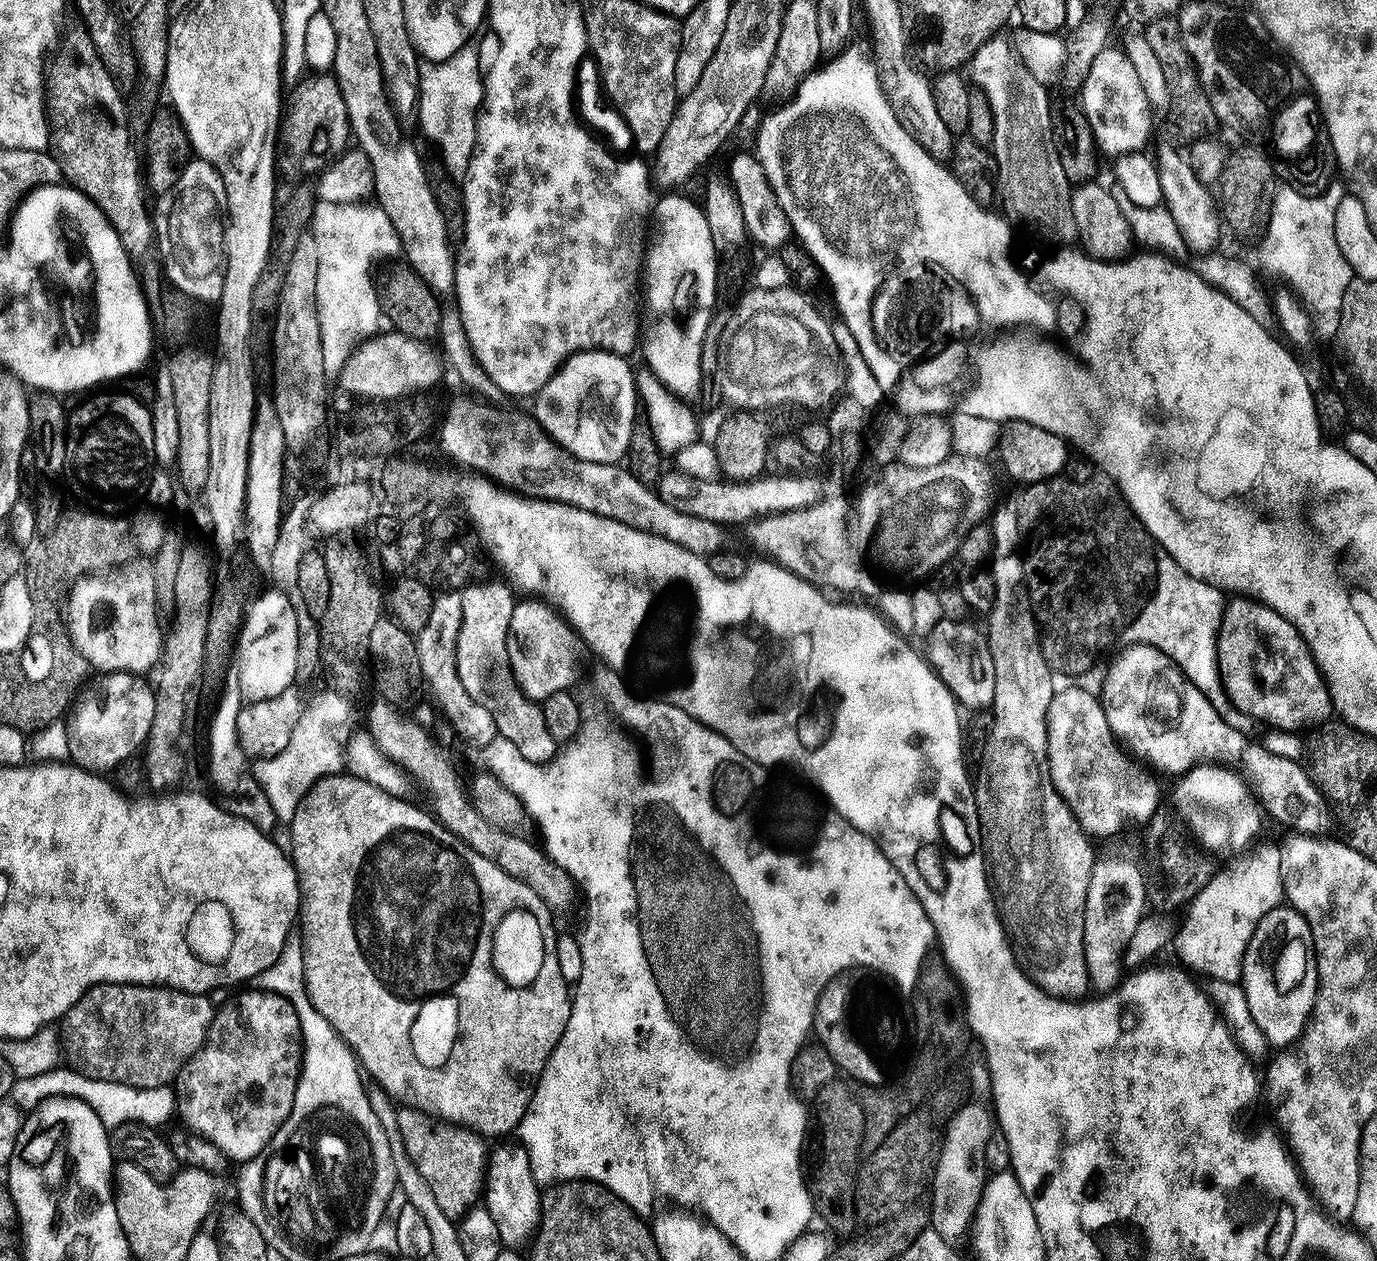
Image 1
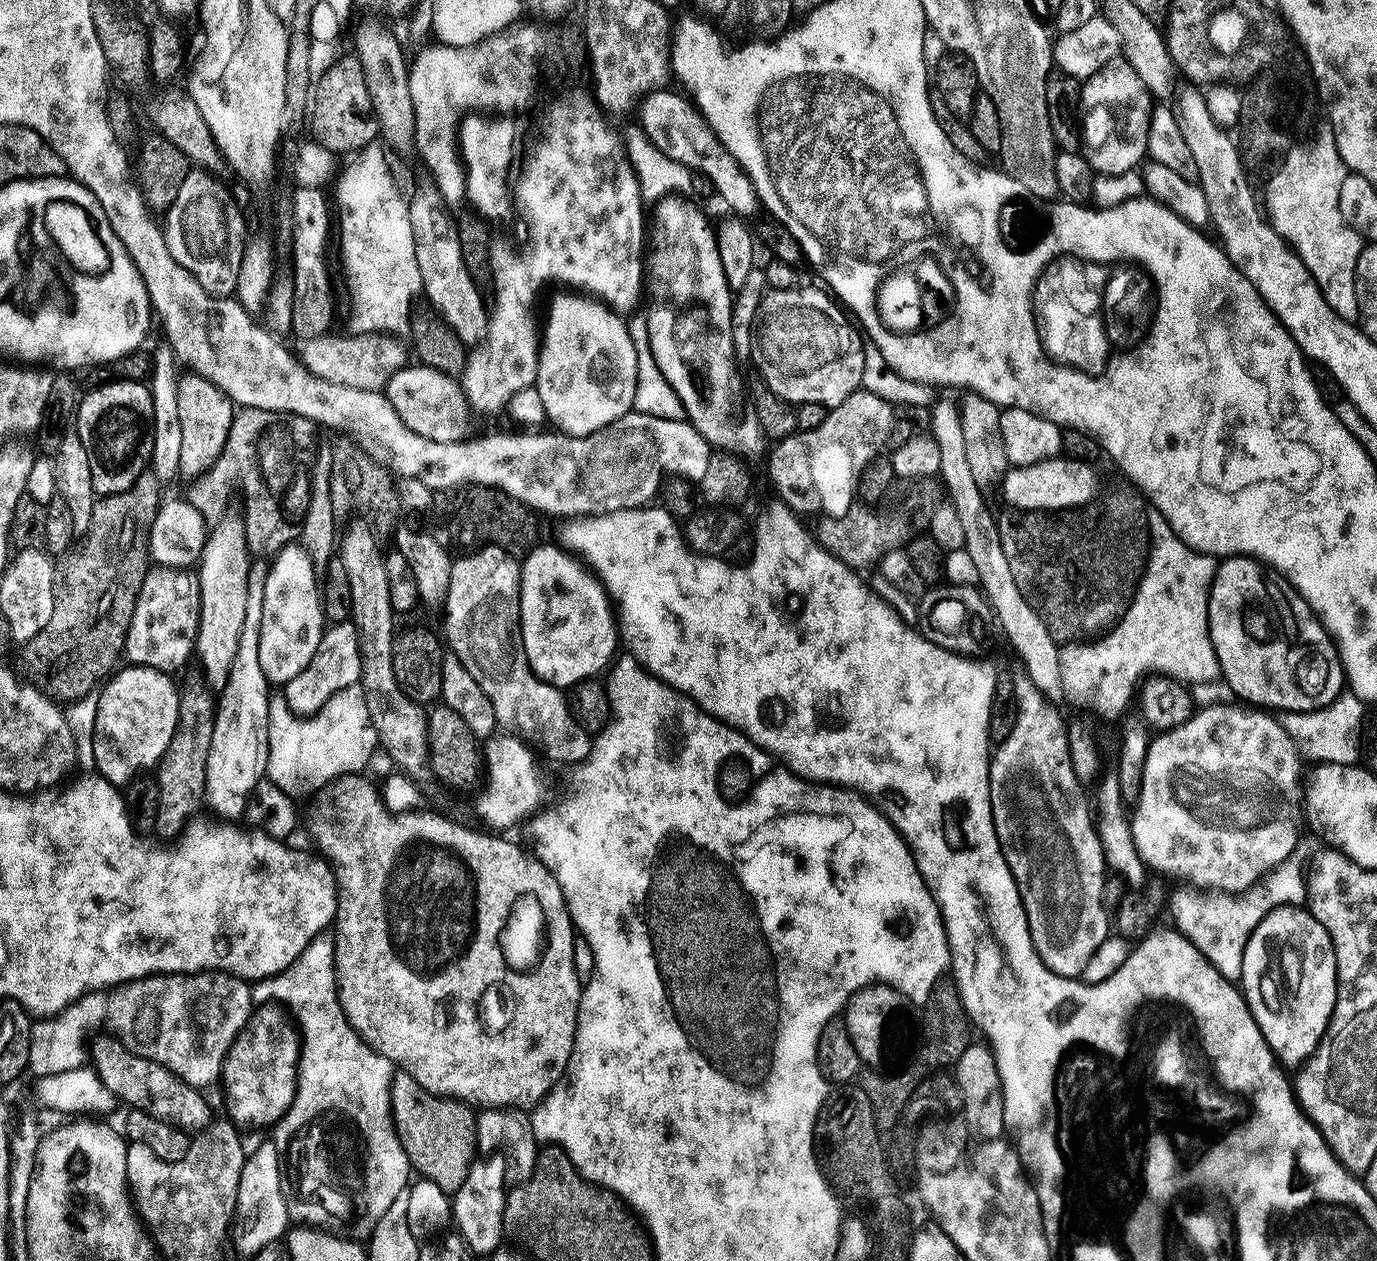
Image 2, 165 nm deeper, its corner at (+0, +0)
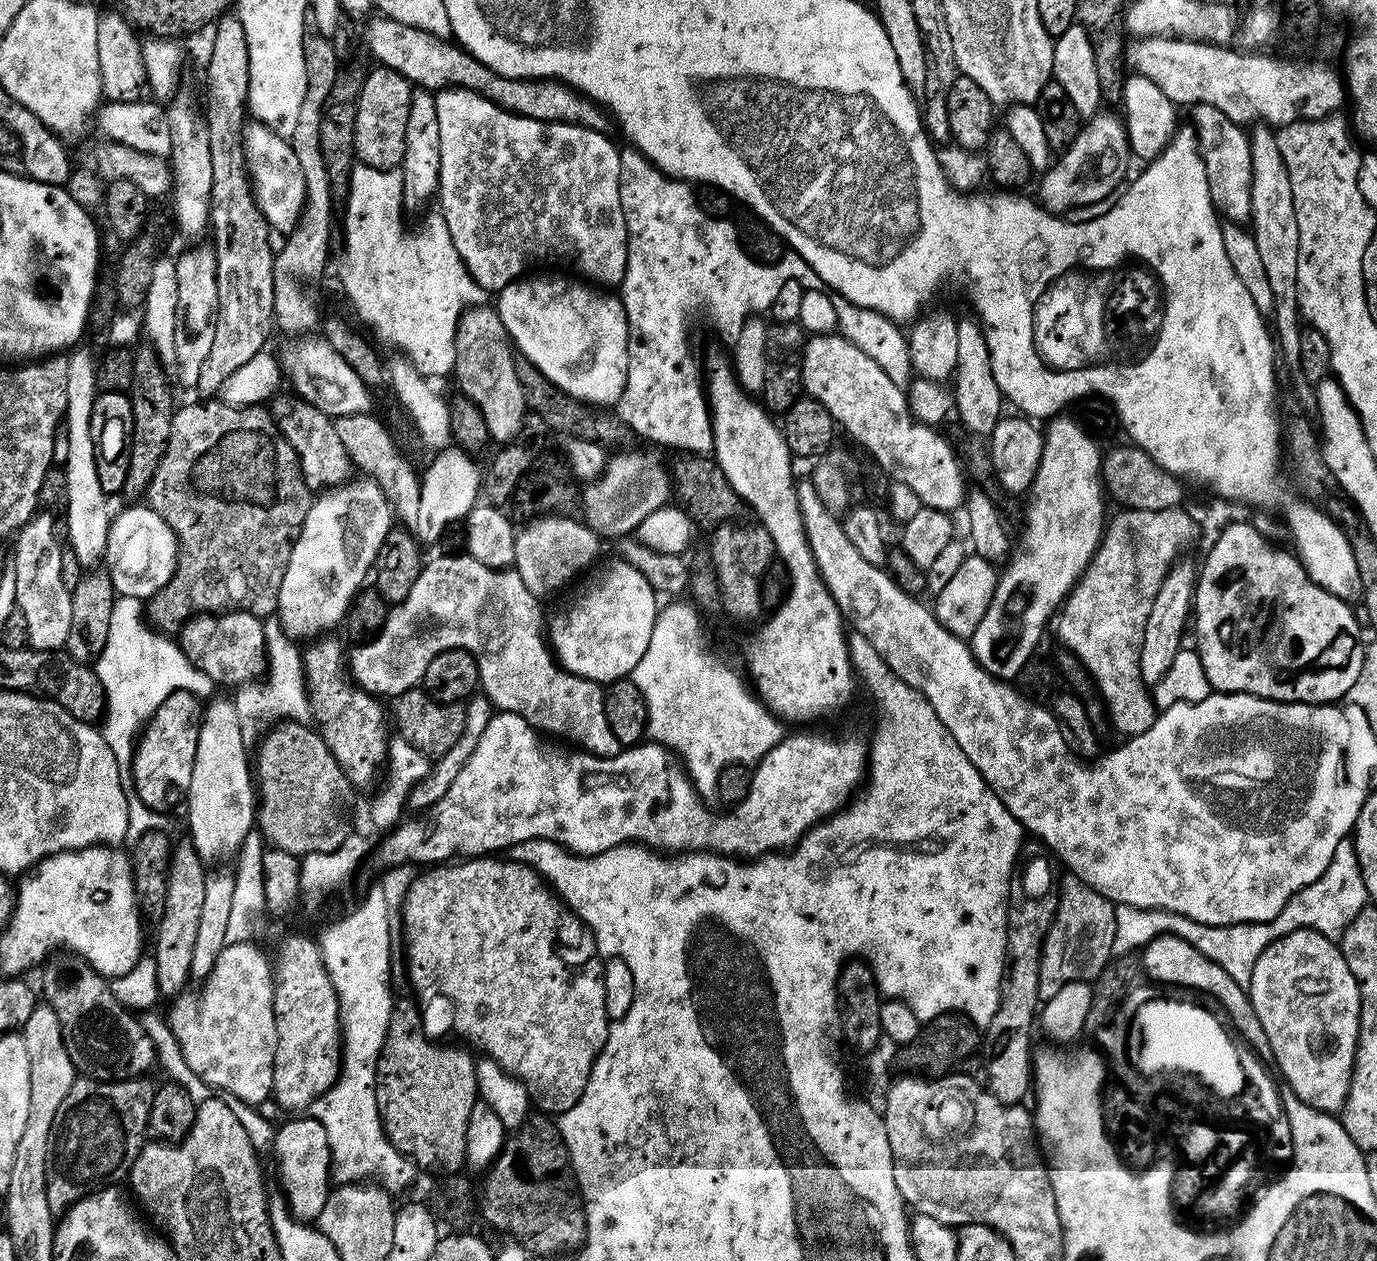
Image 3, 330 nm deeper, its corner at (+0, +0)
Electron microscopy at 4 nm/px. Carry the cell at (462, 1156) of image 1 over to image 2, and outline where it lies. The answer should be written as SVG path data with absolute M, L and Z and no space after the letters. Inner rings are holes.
M400 1070L393 1075L392 1120L396 1123L396 1137L401 1140L413 1169L443 1192L460 1192L466 1186L472 1165L477 1163L477 1117L461 1100L430 1094L408 1072Z

